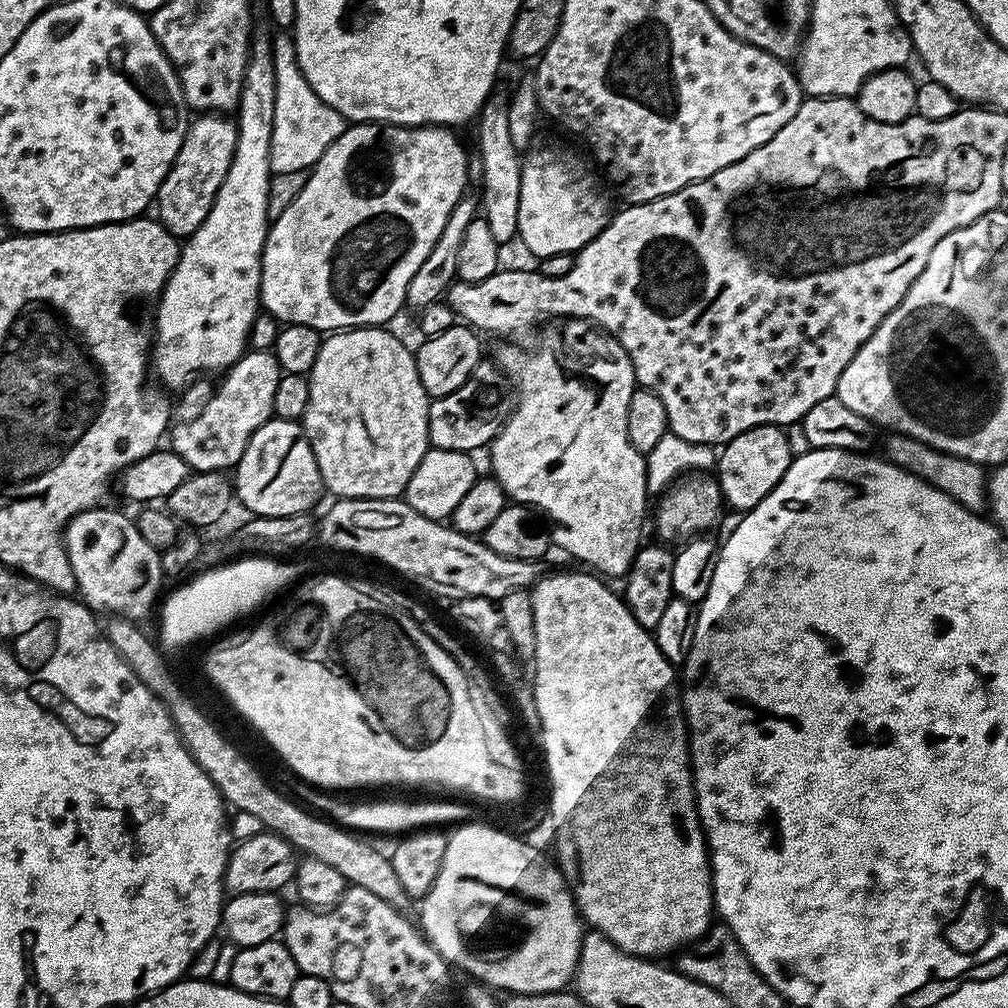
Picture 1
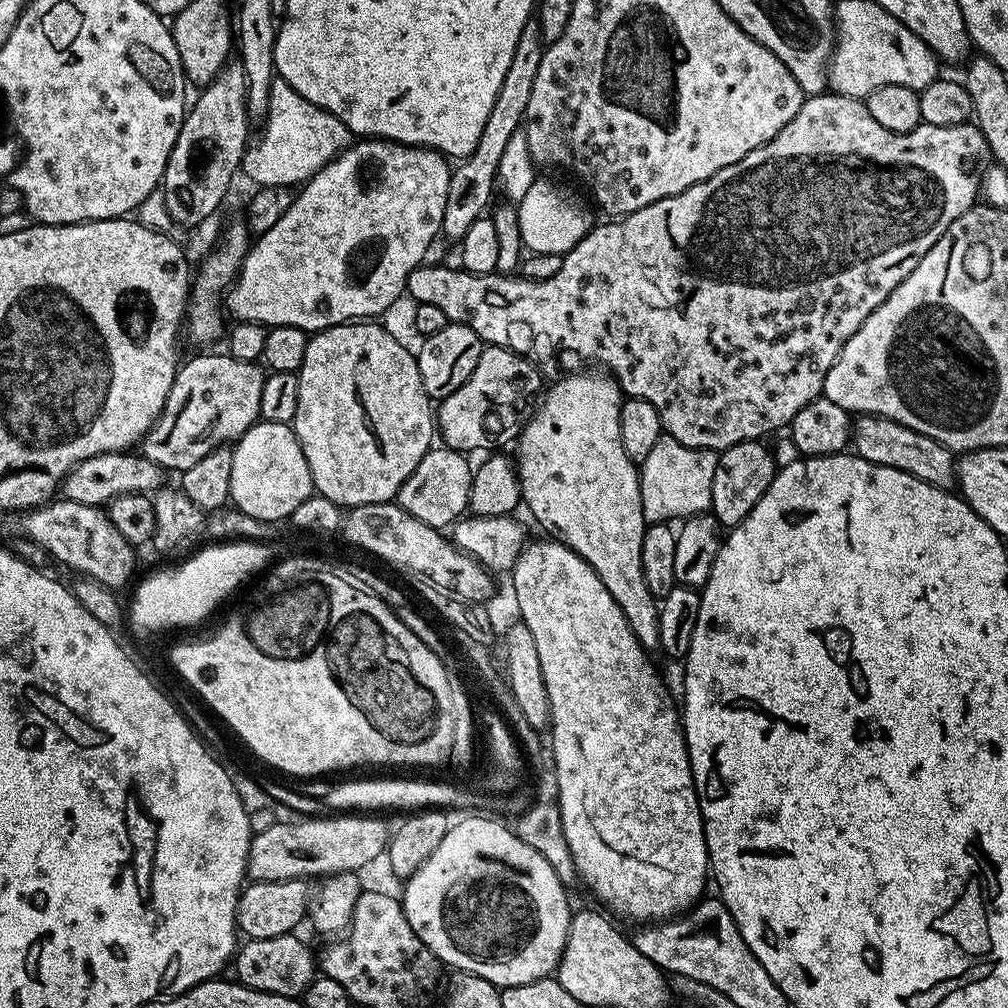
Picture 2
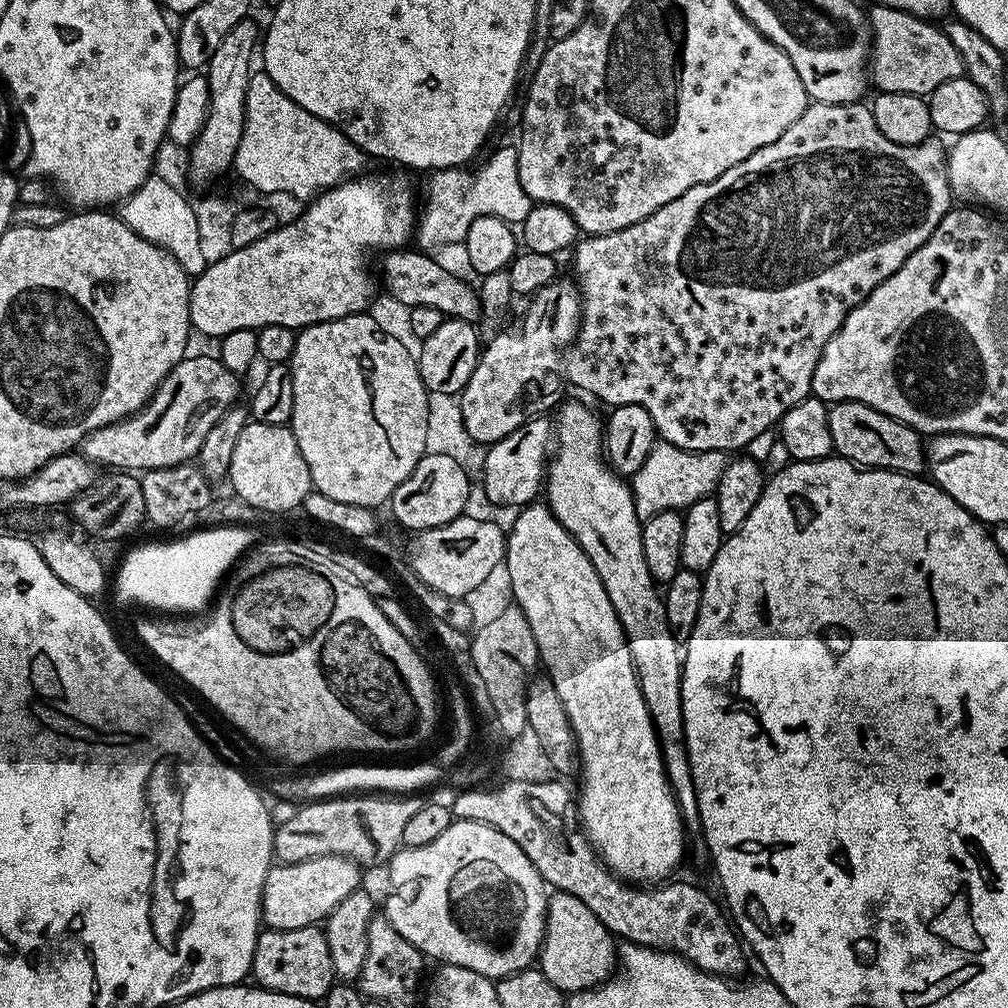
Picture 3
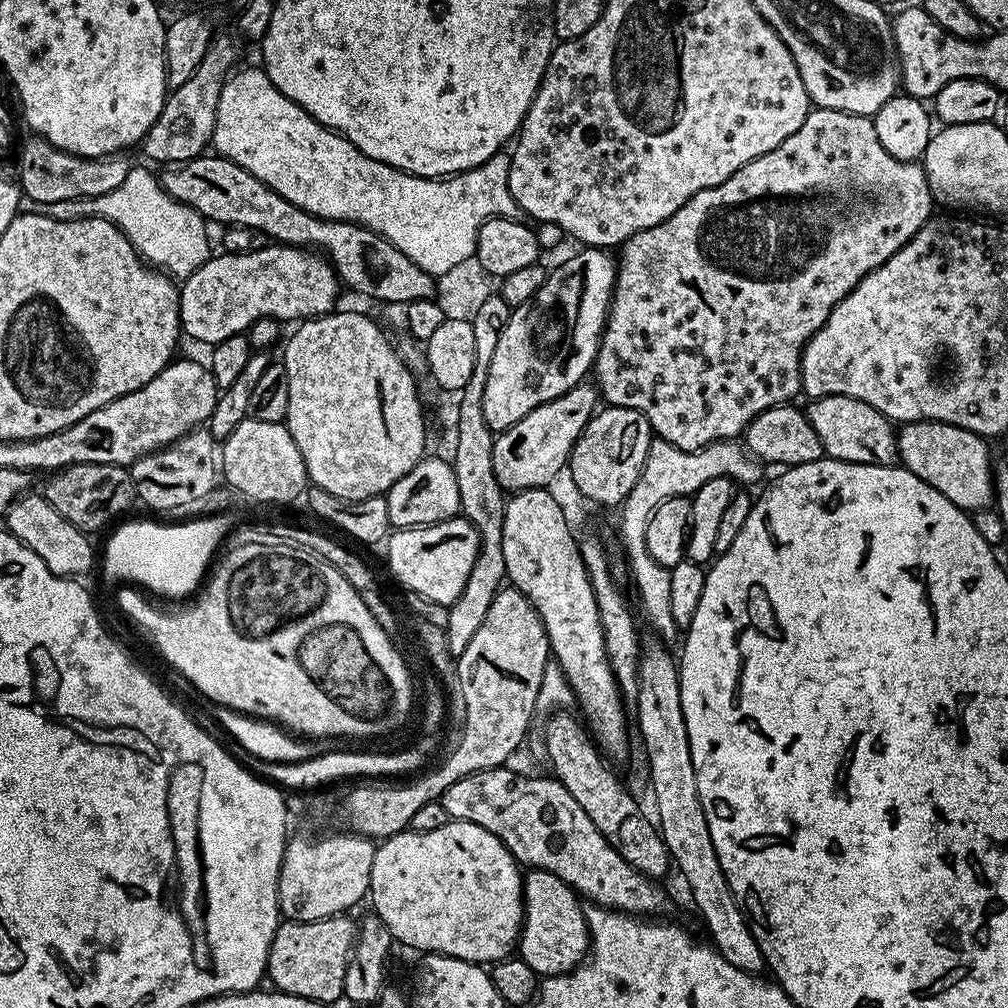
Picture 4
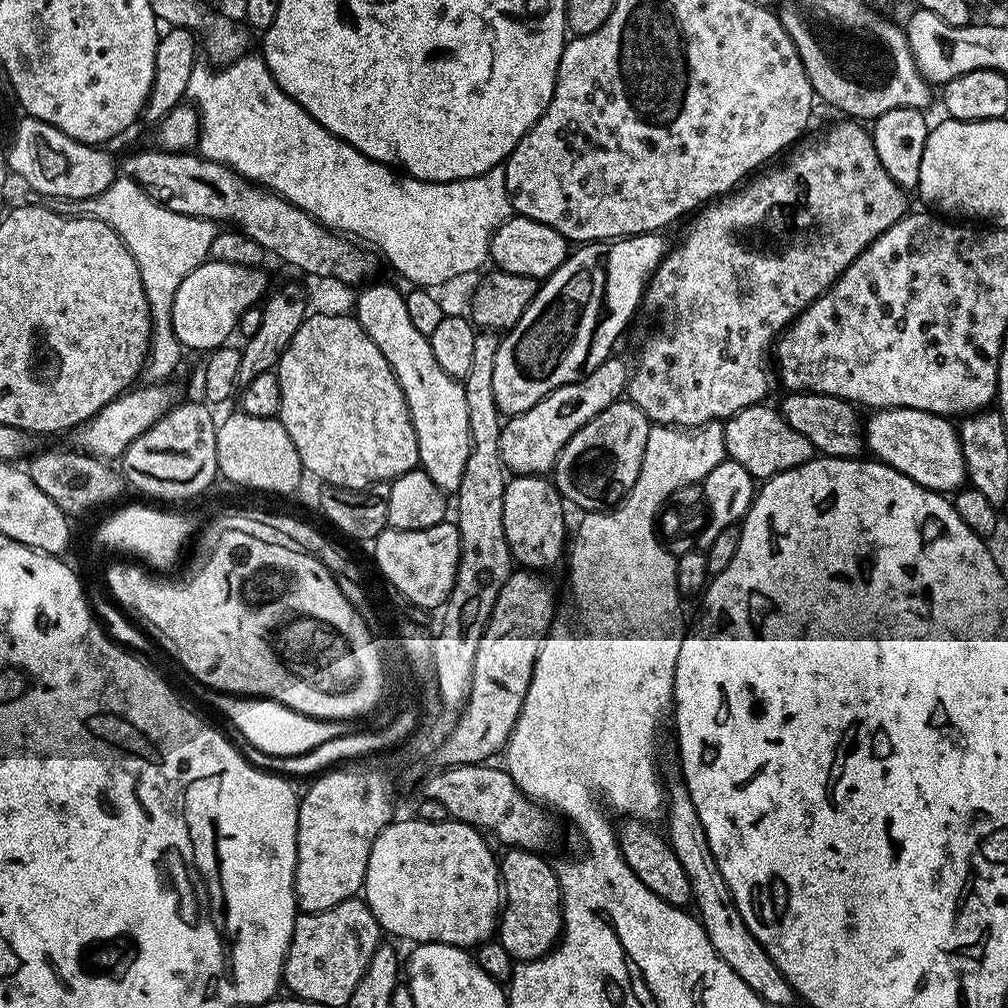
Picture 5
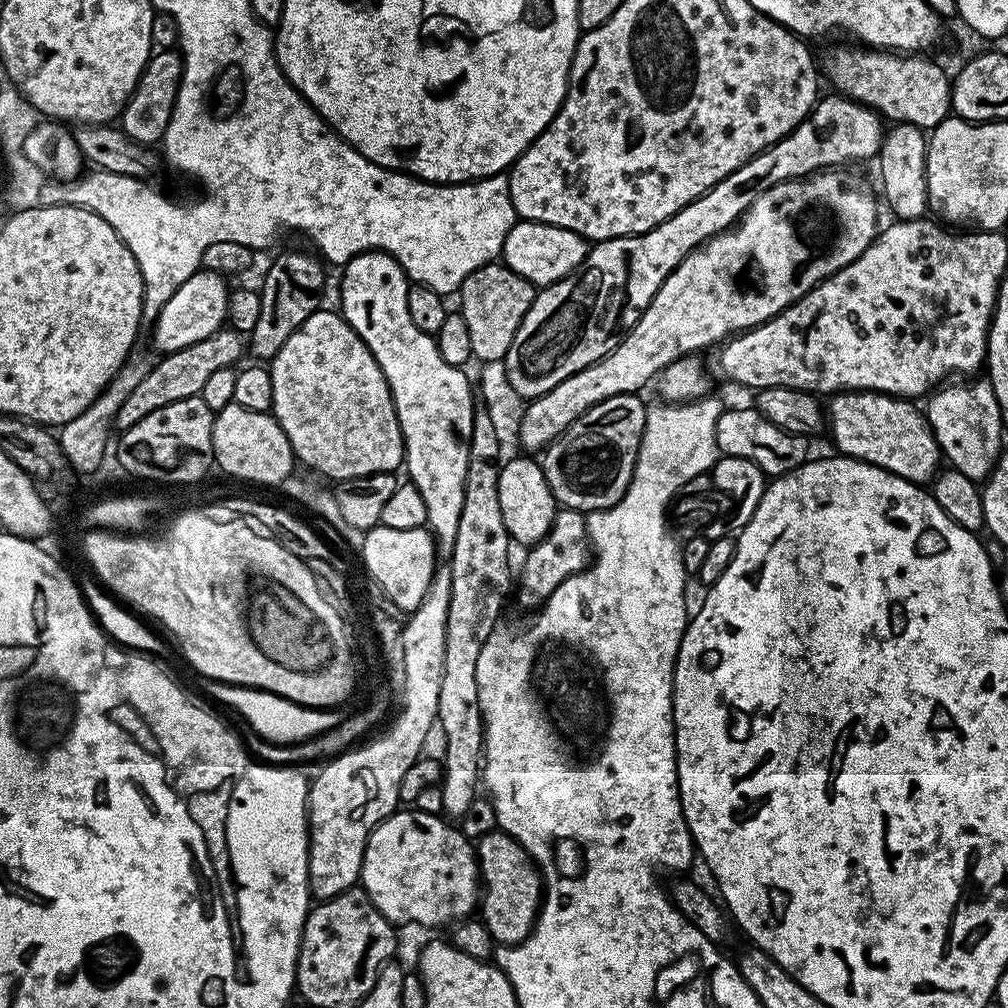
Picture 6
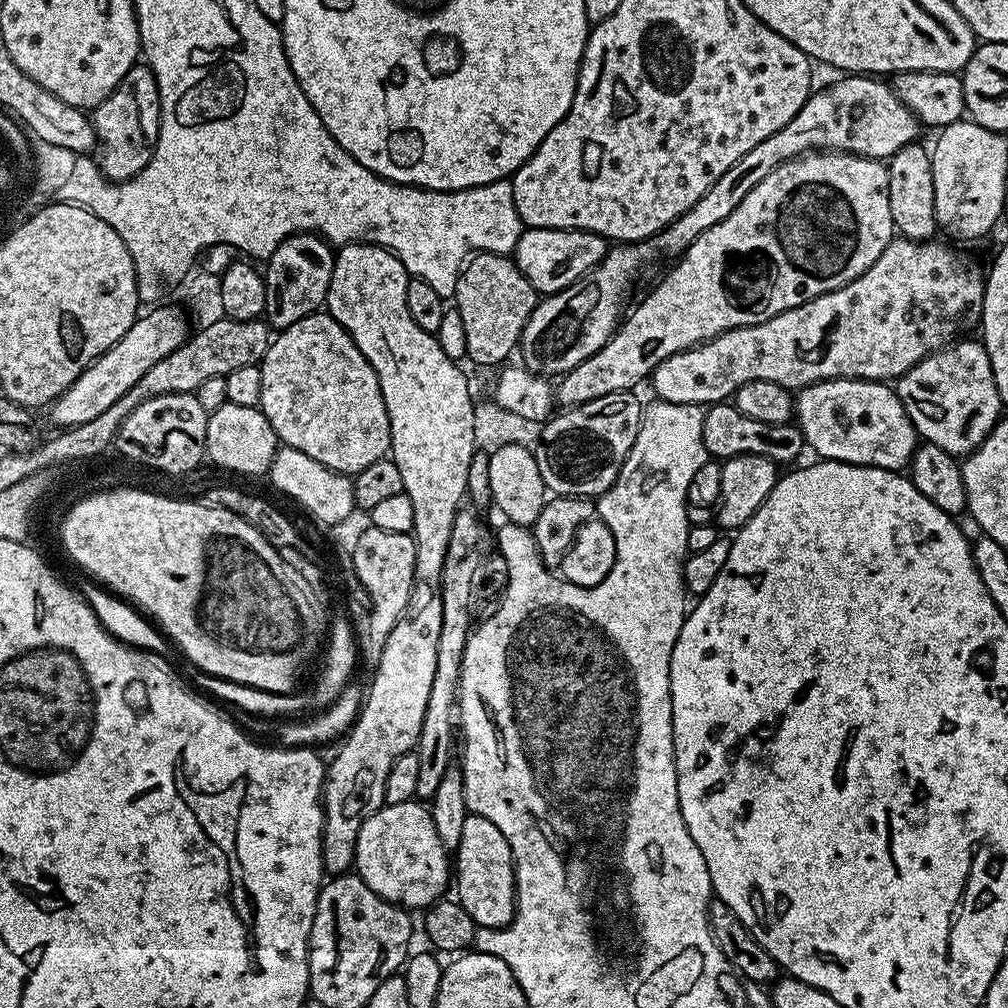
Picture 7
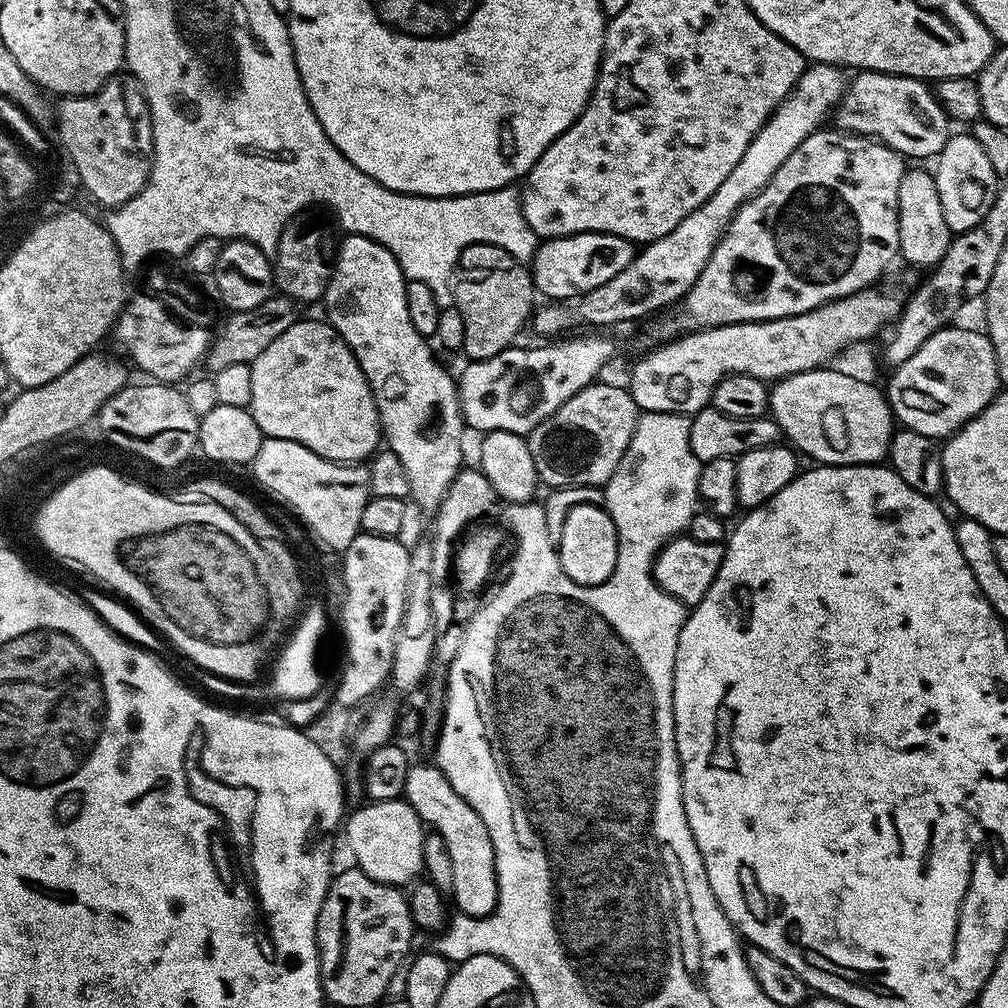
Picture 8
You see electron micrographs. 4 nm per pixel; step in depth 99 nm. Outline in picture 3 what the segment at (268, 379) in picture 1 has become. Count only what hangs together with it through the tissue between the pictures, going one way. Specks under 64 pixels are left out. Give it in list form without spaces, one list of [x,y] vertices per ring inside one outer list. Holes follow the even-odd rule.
[[[215,355],[182,359],[156,388],[152,399],[134,416],[91,432],[82,445],[82,455],[108,470],[147,470],[178,467],[195,461],[210,426],[241,399],[241,377],[235,376]]]

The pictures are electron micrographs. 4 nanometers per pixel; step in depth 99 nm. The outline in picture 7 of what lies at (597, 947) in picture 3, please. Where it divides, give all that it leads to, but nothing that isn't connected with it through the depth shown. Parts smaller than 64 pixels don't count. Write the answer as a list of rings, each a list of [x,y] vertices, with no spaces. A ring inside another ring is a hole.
[[[471,814],[465,816],[462,826],[462,838],[460,847],[455,849],[456,856],[456,892],[460,907],[470,914],[470,918],[476,923],[477,929],[503,928],[512,923],[512,917],[516,911],[516,869],[512,858],[512,851],[498,826],[481,816]]]

